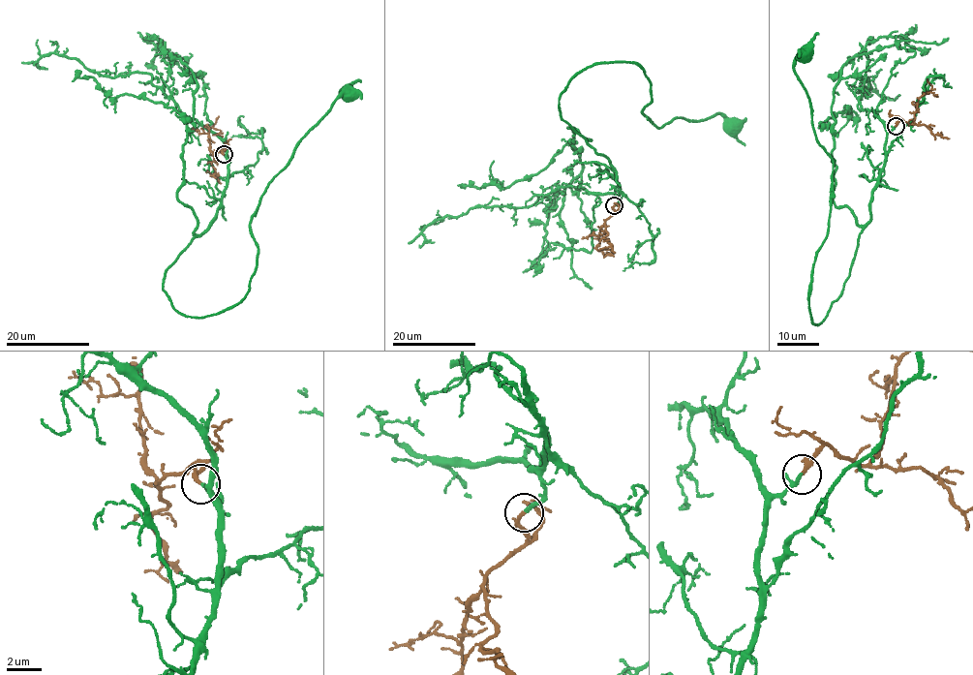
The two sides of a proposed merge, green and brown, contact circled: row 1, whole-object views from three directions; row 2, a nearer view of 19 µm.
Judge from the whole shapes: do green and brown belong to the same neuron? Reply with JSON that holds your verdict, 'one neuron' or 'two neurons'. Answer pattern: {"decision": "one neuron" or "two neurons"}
{"decision": "one neuron"}

